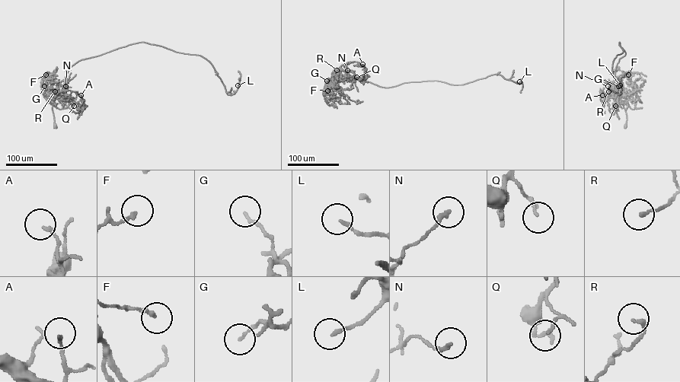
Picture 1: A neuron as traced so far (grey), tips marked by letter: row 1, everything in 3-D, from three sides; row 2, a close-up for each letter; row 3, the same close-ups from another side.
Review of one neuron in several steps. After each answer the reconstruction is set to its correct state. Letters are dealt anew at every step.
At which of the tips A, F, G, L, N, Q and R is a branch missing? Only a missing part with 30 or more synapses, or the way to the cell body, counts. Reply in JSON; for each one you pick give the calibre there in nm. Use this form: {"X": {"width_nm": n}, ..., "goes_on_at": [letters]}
{"goes_on_at": []}

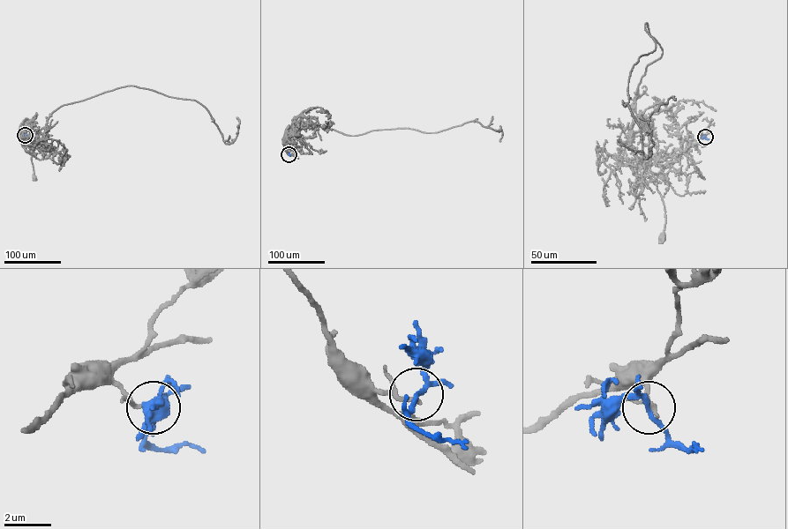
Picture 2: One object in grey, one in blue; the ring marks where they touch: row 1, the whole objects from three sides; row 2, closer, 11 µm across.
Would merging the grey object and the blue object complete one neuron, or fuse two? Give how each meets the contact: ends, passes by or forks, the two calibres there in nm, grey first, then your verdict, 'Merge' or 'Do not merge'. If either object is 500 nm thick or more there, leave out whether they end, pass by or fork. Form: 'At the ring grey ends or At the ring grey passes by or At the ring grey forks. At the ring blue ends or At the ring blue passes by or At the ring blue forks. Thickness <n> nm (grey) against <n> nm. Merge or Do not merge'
At the ring grey ends. At the ring blue forks. Thickness 190 nm (grey) against 160 nm. Do not merge

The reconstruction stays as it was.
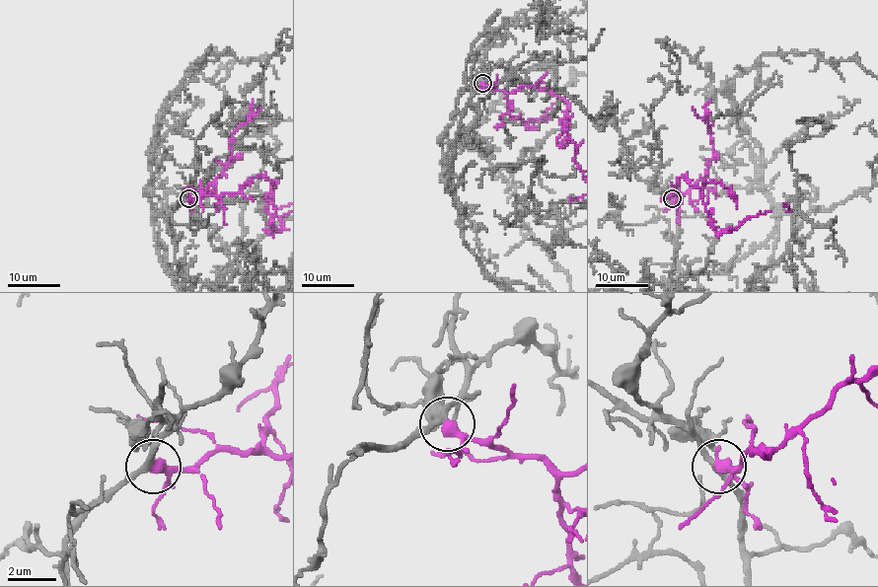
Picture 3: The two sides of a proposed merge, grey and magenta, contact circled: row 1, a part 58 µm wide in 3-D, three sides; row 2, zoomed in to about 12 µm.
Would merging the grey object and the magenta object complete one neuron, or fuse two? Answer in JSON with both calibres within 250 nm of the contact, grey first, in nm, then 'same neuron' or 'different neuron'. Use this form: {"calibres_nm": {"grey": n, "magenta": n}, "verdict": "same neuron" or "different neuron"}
{"calibres_nm": {"grey": 240, "magenta": 360}, "verdict": "same neuron"}

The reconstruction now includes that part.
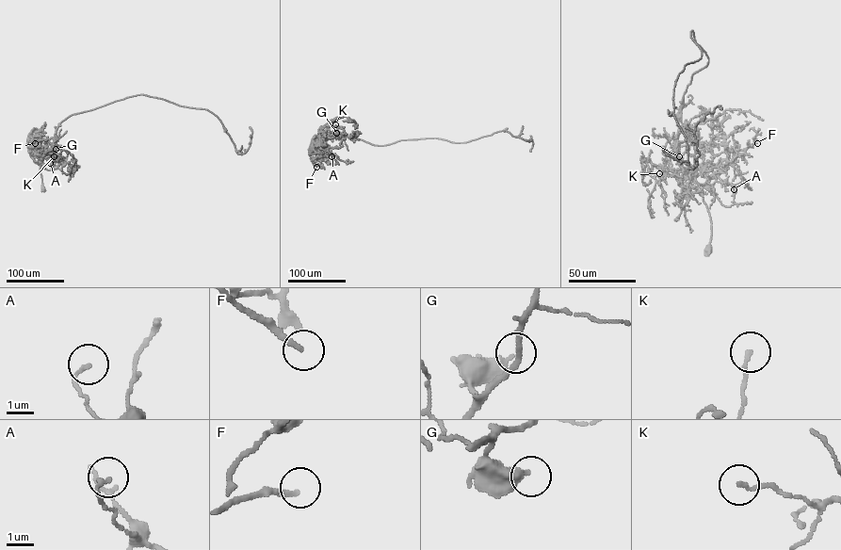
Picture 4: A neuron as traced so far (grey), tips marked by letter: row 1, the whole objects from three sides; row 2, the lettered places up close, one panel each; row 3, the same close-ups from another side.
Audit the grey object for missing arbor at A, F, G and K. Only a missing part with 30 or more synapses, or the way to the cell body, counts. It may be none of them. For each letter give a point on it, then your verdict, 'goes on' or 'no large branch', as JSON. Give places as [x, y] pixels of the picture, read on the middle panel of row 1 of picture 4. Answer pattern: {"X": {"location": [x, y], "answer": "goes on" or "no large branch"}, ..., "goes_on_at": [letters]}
{"A": {"location": [331, 156], "answer": "no large branch"}, "F": {"location": [316, 167], "answer": "goes on"}, "G": {"location": [336, 133], "answer": "no large branch"}, "K": {"location": [335, 124], "answer": "no large branch"}, "goes_on_at": ["F"]}

